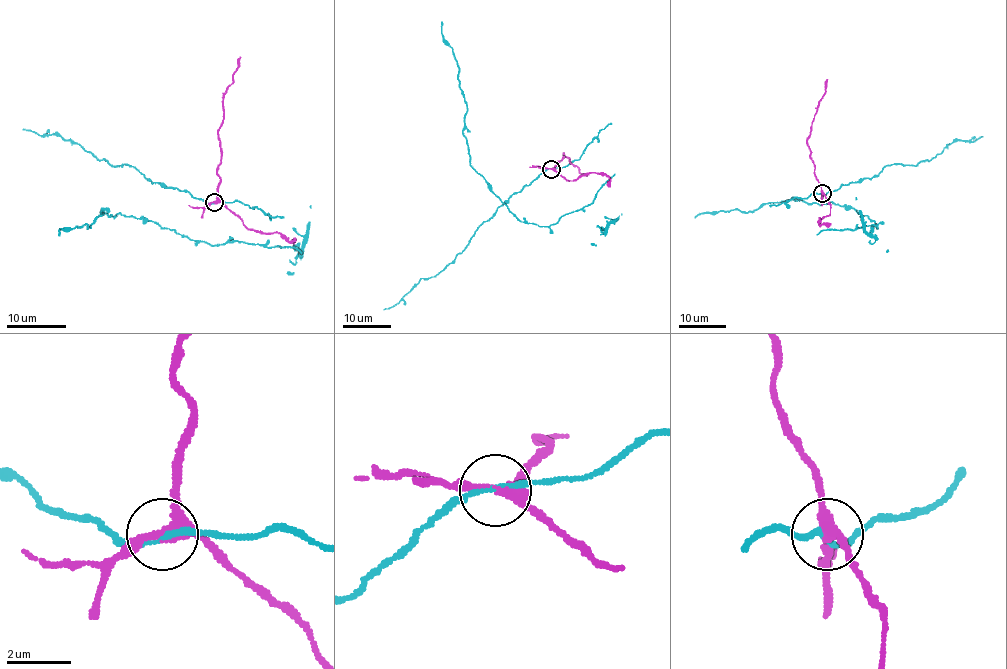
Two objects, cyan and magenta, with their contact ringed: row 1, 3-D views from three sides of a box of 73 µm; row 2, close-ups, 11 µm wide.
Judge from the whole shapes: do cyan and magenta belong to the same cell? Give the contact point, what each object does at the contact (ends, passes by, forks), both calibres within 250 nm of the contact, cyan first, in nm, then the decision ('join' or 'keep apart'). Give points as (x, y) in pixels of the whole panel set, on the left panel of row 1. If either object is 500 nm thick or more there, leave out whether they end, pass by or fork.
(214, 202) | cyan passes by | magenta forks | 150/300 nm | keep apart

